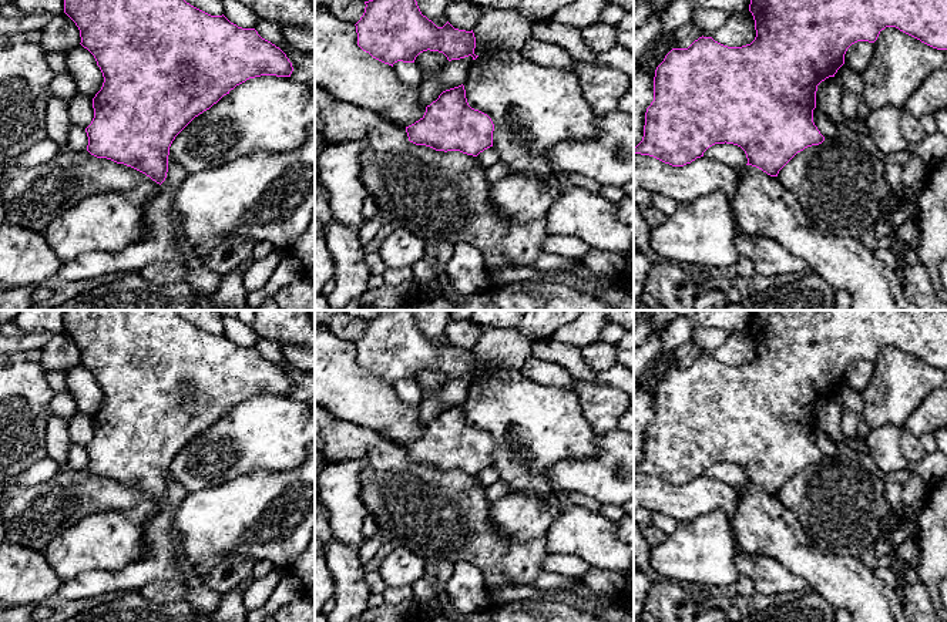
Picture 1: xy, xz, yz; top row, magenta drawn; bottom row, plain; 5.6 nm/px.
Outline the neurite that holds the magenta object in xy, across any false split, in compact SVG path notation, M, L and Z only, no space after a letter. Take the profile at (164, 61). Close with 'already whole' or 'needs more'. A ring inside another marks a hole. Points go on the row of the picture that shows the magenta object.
M64 0L64 13L78 27L81 37L80 44L94 56L104 77L101 90L93 98L94 118L85 128L88 137L87 151L97 158L107 158L117 164L131 167L159 185L167 178L168 155L172 141L195 117L209 110L224 95L229 94L231 90L249 78L261 75L291 77L293 71L292 63L286 54L271 41L262 38L255 28L238 27L224 14L211 16L185 0Z | already whole

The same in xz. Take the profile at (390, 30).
M369 0L365 1L365 13L355 24L357 46L373 58L393 67L394 63L414 63L423 51L443 53L449 61L460 60L474 54L476 37L473 30L454 28L449 21L437 27L431 20L422 14L416 0Z | already whole

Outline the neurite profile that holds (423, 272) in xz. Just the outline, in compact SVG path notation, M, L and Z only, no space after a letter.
M424 258L416 262L412 268L414 276L413 282L419 286L436 279L434 268Z

